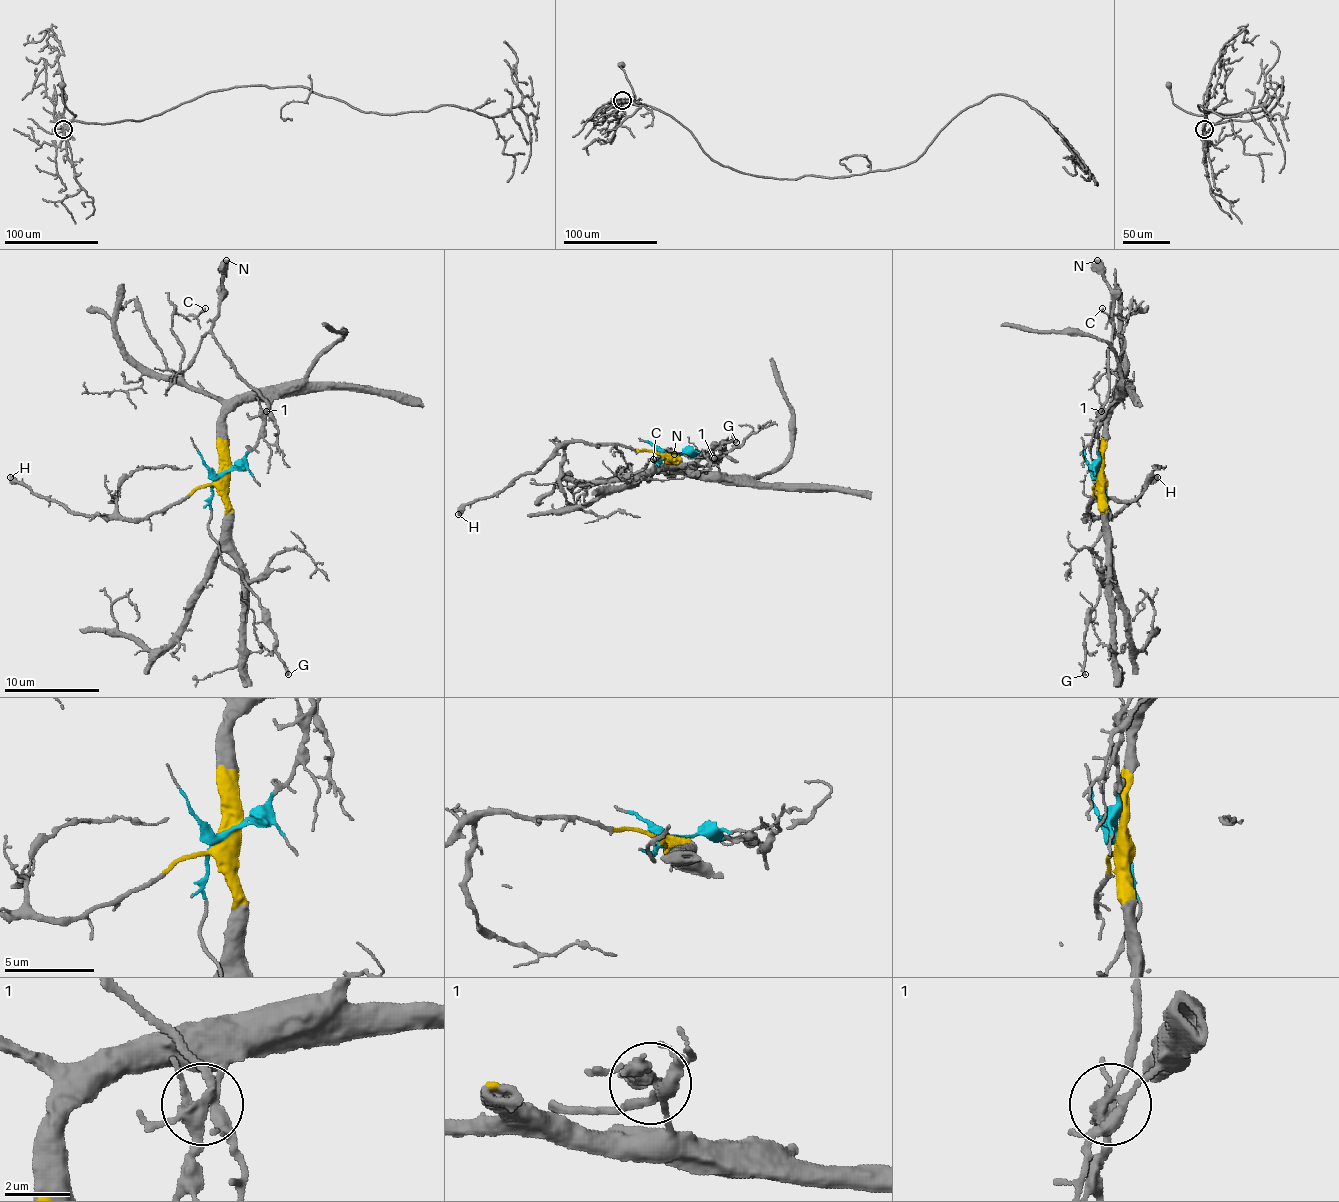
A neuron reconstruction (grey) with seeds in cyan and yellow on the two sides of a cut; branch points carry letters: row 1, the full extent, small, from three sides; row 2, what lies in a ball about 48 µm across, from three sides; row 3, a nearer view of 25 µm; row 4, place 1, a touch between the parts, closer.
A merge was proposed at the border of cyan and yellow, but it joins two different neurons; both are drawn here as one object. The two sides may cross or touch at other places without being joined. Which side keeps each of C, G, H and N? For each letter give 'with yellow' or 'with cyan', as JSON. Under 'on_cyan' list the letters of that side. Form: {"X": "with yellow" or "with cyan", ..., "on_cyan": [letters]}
{"C": "with yellow", "G": "with cyan", "H": "with yellow", "N": "with cyan", "on_cyan": ["G", "N"]}

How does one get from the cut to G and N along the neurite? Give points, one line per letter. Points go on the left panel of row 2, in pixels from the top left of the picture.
G: (220, 477), (212, 486), (208, 529), (220, 548), (220, 556), (253, 594), (274, 637), (274, 651), (289, 675)
N: (220, 477), (255, 443), (263, 415), (267, 410), (267, 403), (236, 372), (212, 334), (222, 264), (227, 260)

